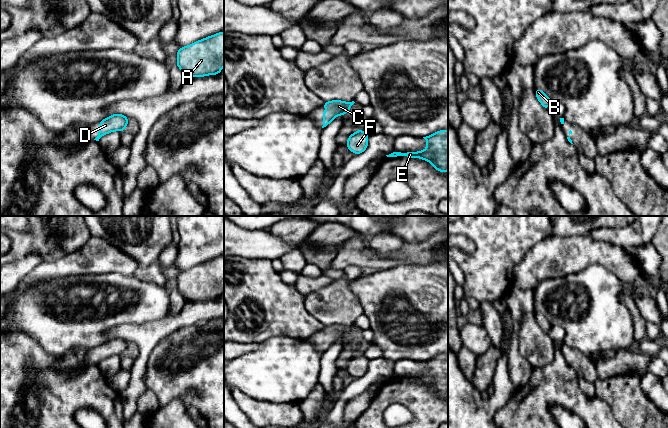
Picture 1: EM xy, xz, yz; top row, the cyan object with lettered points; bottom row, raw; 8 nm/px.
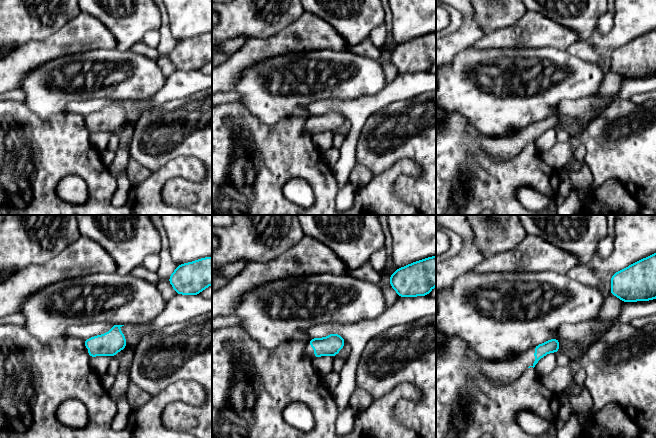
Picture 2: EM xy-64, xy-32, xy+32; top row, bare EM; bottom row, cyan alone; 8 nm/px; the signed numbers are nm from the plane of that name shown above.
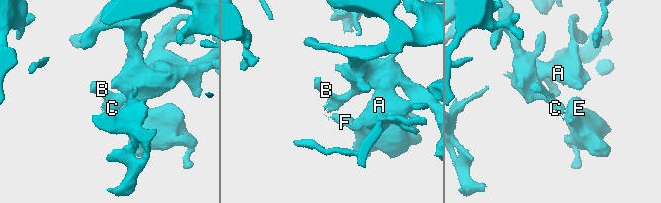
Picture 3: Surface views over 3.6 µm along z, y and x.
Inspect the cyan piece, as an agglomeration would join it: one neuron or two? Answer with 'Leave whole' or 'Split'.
Leave whole

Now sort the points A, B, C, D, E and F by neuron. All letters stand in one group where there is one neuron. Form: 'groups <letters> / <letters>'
groups A B C D E F

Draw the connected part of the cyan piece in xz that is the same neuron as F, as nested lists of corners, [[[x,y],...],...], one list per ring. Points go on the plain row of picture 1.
[[[357,354],[348,361],[346,370],[355,379],[361,378],[368,371],[369,360],[364,354]]]

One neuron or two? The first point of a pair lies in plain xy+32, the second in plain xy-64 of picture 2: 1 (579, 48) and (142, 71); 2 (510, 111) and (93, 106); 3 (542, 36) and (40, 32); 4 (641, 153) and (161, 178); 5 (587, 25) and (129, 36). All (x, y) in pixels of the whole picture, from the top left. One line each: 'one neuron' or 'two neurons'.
1: two neurons
2: two neurons
3: two neurons
4: two neurons
5: one neuron

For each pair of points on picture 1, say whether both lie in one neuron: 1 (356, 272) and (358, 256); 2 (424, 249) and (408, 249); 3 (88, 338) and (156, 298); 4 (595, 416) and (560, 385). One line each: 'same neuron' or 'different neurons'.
1: different neurons
2: same neuron
3: same neuron
4: same neuron

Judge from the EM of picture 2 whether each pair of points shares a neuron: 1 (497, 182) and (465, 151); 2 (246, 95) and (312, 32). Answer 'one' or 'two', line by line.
1: one
2: two

